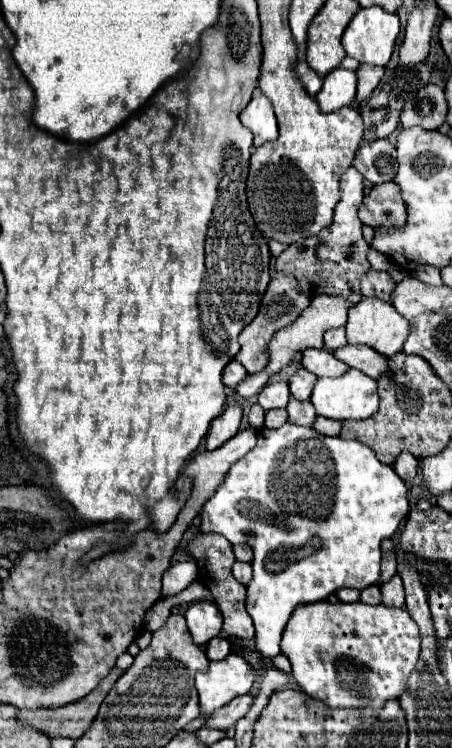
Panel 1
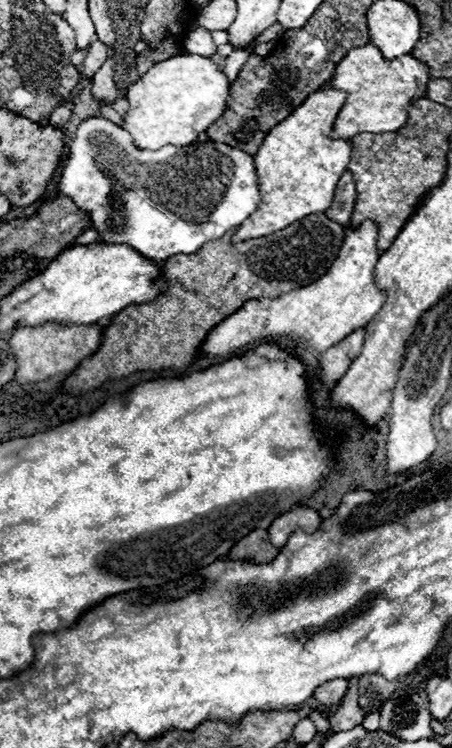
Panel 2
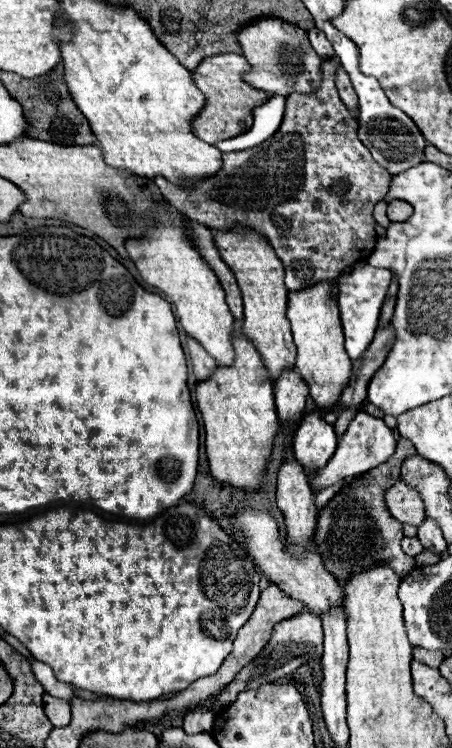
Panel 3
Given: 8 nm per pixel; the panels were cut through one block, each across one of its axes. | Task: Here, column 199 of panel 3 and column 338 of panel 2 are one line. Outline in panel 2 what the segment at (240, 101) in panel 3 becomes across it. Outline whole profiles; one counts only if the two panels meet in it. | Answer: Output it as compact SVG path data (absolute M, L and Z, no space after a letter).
M372 42L362 48L350 50L350 54L346 54L346 58L338 64L338 70L334 72L332 80L334 88L348 92L346 108L338 112L332 138L352 138L360 132L382 134L402 128L408 120L408 108L418 98L426 96L428 82L430 82L428 64L420 62L412 54L386 60Z

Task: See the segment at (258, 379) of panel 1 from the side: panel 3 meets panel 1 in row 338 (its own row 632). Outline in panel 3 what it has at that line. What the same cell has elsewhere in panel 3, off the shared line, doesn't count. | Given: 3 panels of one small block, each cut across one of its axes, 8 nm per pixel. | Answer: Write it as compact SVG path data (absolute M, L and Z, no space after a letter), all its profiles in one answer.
M302 612L302 614L296 614L294 618L286 618L284 622L274 626L268 644L262 648L262 652L256 656L256 660L246 664L244 670L240 670L234 676L234 680L226 688L222 688L222 692L214 698L212 706L214 708L230 706L236 702L240 692L256 690L262 684L270 684L286 674L292 674L298 666L302 666L306 662L316 662L320 656L322 656L322 620L312 612Z

